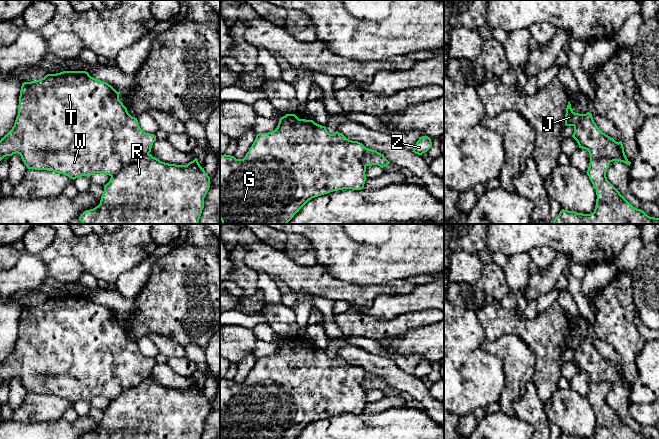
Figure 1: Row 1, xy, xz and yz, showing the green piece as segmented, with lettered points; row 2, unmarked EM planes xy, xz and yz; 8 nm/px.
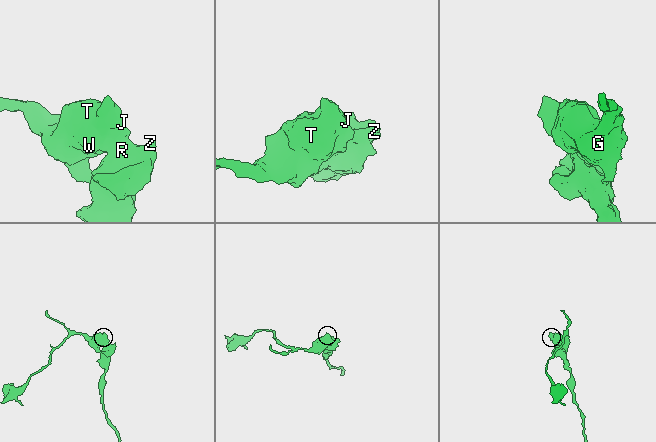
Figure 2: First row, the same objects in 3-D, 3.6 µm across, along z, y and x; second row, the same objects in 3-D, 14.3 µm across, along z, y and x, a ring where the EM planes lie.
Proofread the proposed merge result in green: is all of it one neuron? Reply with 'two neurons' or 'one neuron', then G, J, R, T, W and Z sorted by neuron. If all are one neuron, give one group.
one neuron; groups G J R T W Z

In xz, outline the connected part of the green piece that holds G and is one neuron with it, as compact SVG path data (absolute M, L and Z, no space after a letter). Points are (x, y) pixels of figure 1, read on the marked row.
M286 114L274 131L256 135L243 159L220 155L220 220L222 224L287 224L312 198L343 189L361 190L367 179L367 166L383 168L388 164L383 154L347 139L338 131L330 134L313 120Z

